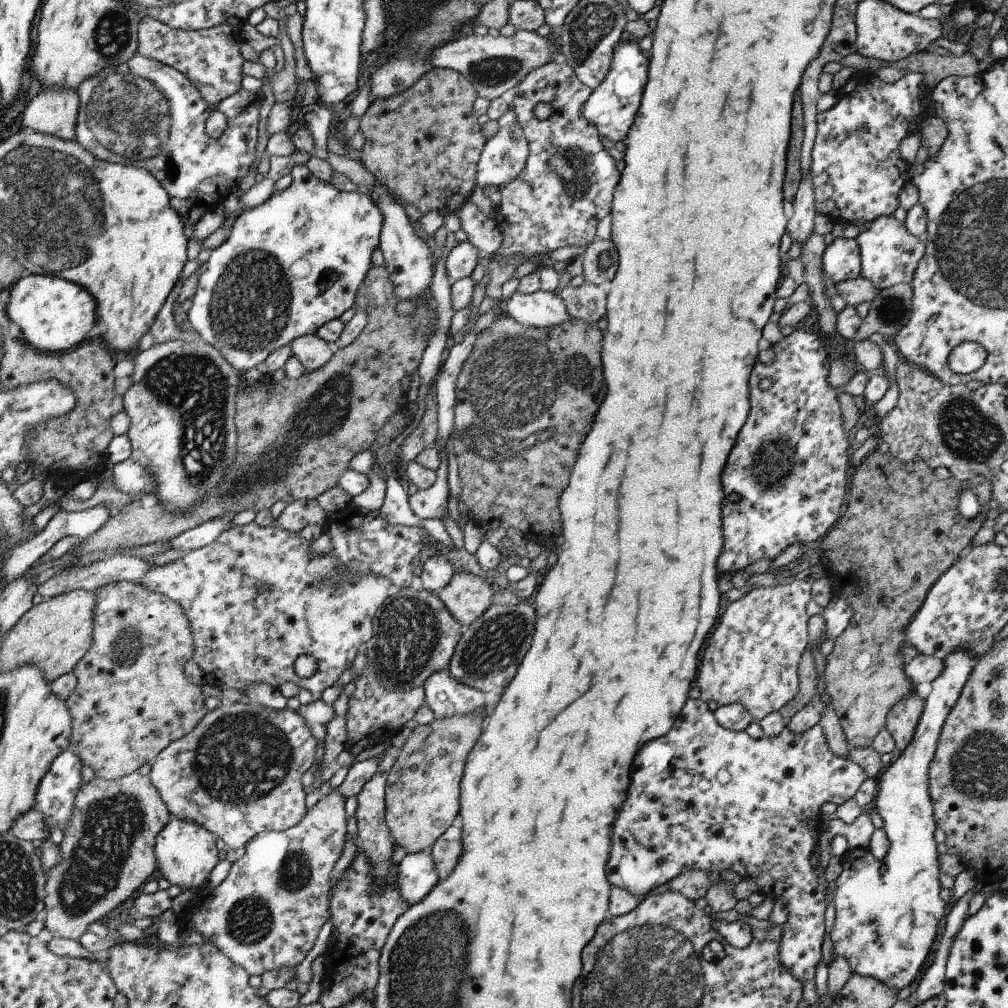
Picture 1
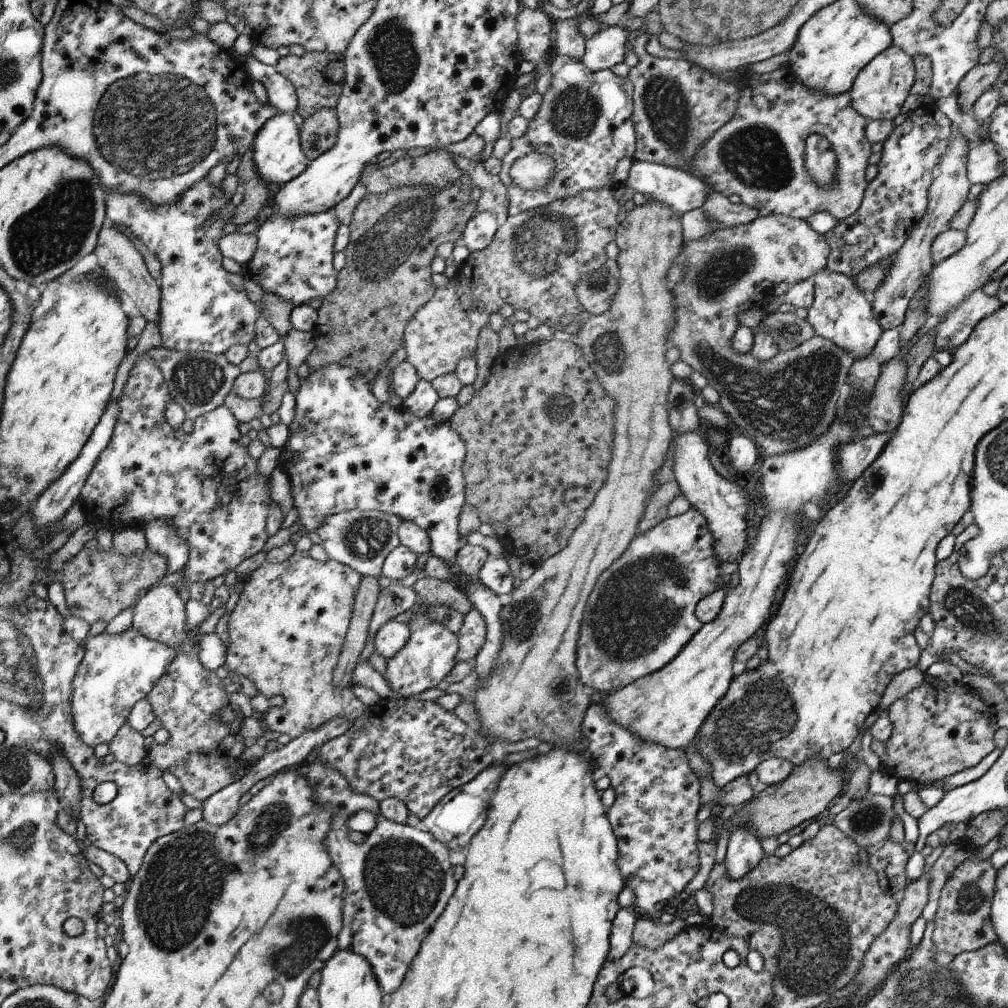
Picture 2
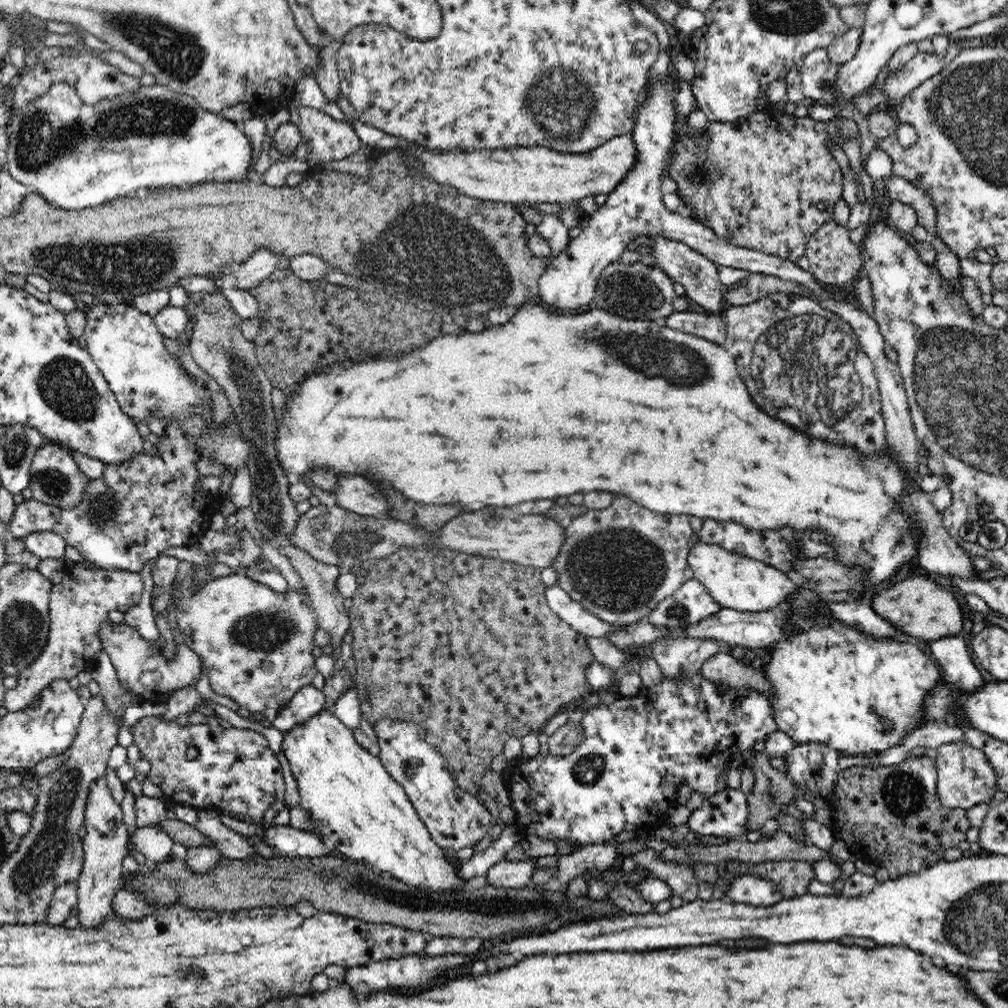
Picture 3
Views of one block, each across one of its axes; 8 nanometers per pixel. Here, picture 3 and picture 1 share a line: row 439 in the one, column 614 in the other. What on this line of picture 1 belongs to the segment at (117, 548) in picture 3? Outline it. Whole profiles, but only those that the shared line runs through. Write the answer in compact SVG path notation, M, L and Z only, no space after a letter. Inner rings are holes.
M558 62L530 71L518 84L518 93L511 107L528 141L529 155L524 172L520 172L516 180L504 184L500 190L501 200L497 210L498 225L502 230L498 254L512 258L516 256L518 260L508 264L508 267L502 267L496 265L496 255L491 256L491 264L485 272L488 274L485 297L490 297L494 304L488 312L478 317L462 342L450 347L448 358L435 379L438 440L434 447L438 451L445 452L446 442L454 431L456 382L462 364L473 353L481 332L488 330L505 314L502 286L514 276L515 266L519 265L522 258L532 258L534 254L546 254L562 247L589 245L596 238L598 222L611 214L613 194L620 182L621 172L616 167L616 160L605 150L598 128L582 116L584 104L592 91L578 80L568 63ZM540 102L548 102L553 108L550 118L546 120L538 120L534 114L534 108Z

